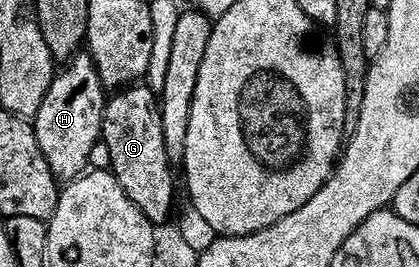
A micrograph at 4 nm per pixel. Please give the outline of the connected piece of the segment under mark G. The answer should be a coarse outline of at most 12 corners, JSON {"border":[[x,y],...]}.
{"border":[[147,85],[109,94],[107,166],[153,225],[178,181]]}

